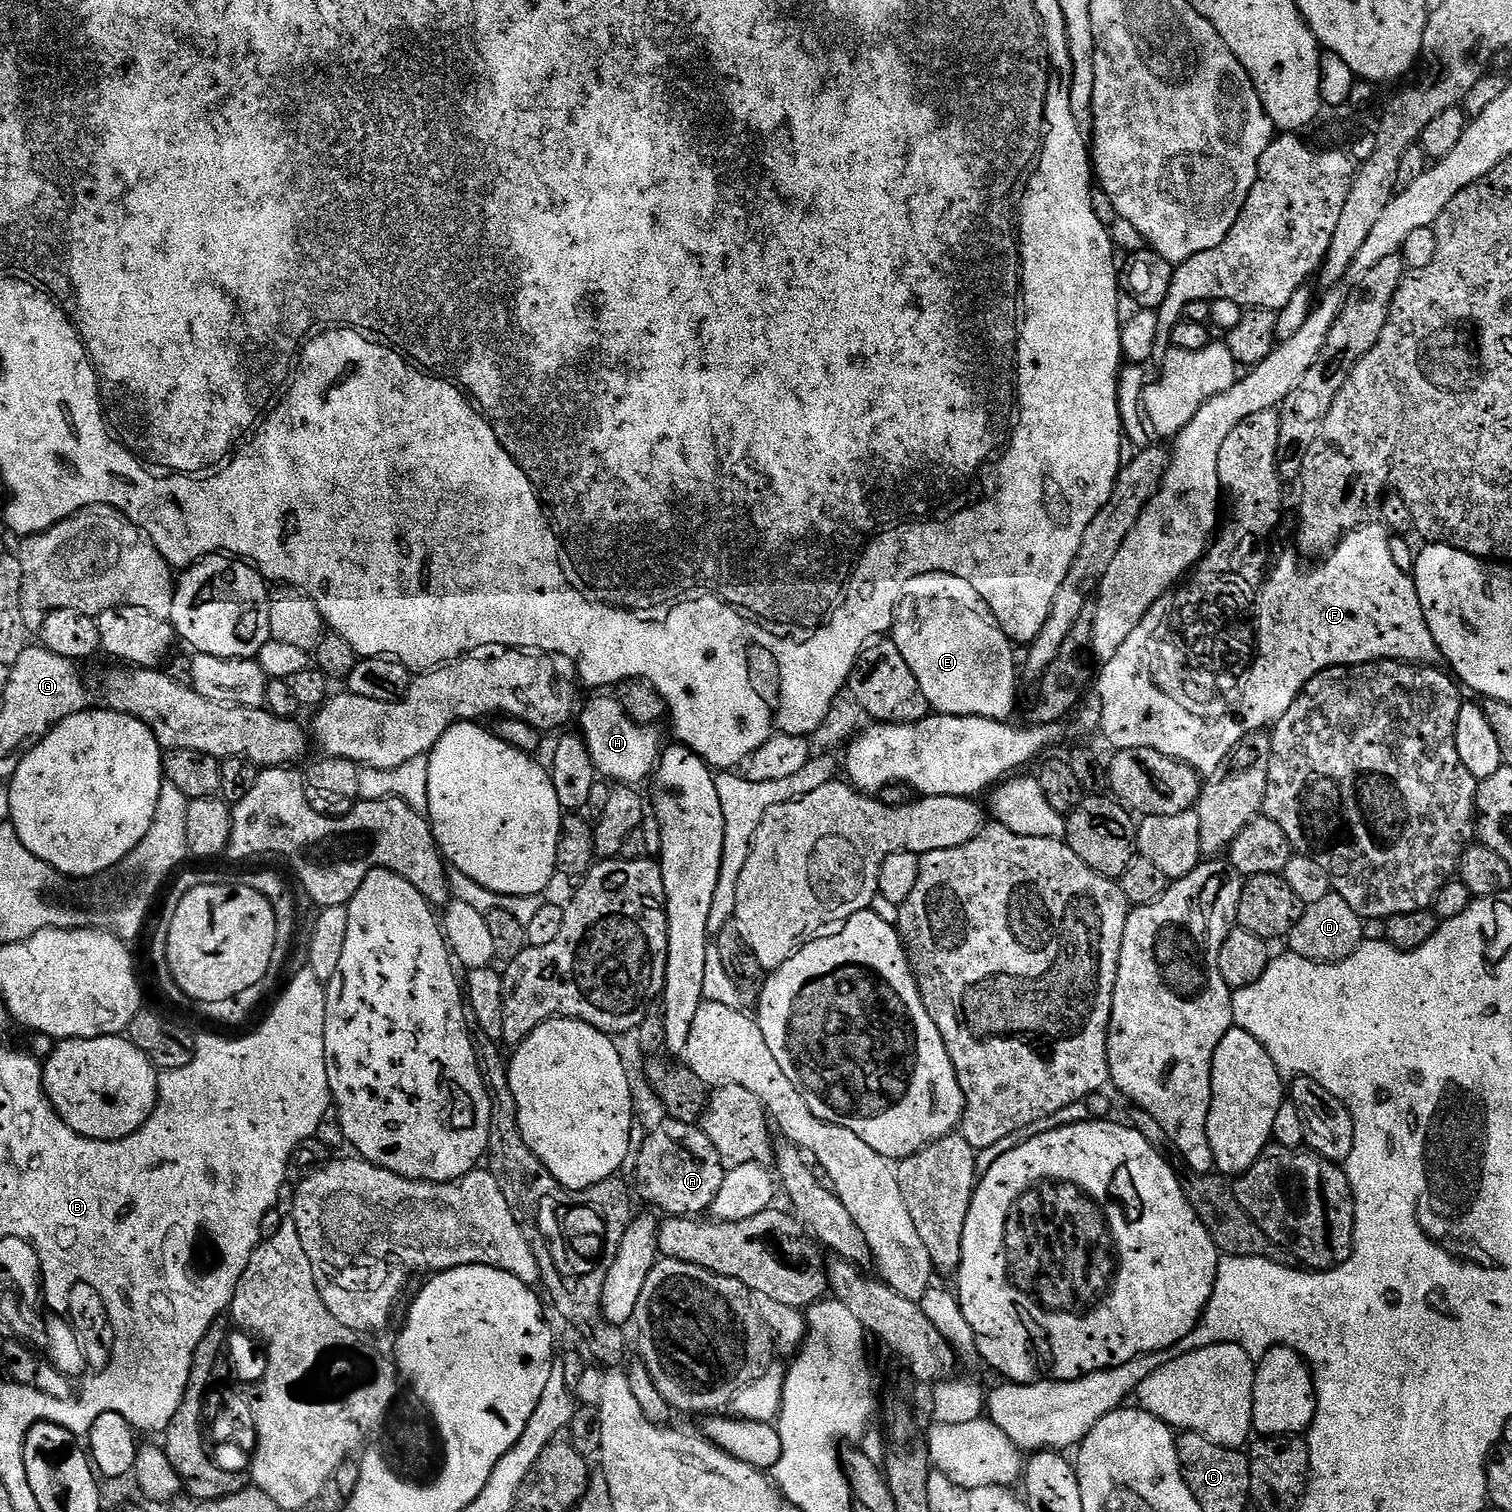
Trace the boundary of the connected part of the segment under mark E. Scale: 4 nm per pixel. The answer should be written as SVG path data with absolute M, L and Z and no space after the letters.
M930 570L925 576L911 576L900 587L890 637L914 672L924 703L933 713L1003 721L1011 717L1008 715L1016 708L1017 649L992 617L992 611L984 606L977 591L971 588L970 582L942 570Z

